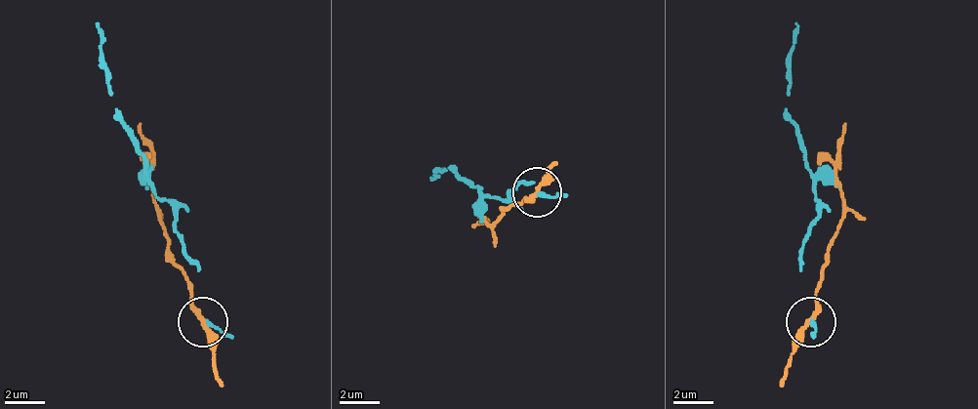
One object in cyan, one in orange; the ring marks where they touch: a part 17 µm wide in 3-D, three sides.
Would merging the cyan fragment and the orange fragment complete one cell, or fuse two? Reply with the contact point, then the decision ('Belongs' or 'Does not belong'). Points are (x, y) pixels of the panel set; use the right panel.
Place: (810, 321). Does not belong

